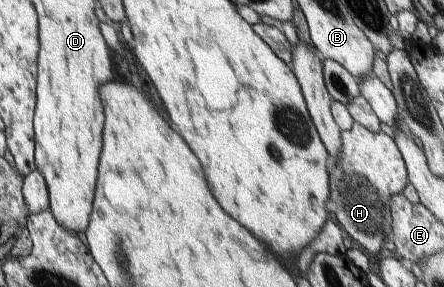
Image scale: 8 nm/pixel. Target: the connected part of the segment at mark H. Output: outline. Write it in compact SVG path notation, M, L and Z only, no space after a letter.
M355 122L349 130L341 133L342 155L338 160L331 160L329 169L329 188L331 191L332 203L328 203L327 211L342 231L362 245L362 249L368 251L368 255L376 255L384 247L384 241L392 235L391 211L389 201L391 195L402 194L404 188L409 184L407 167L402 154L396 145L395 139L385 132L371 132L367 127Z

